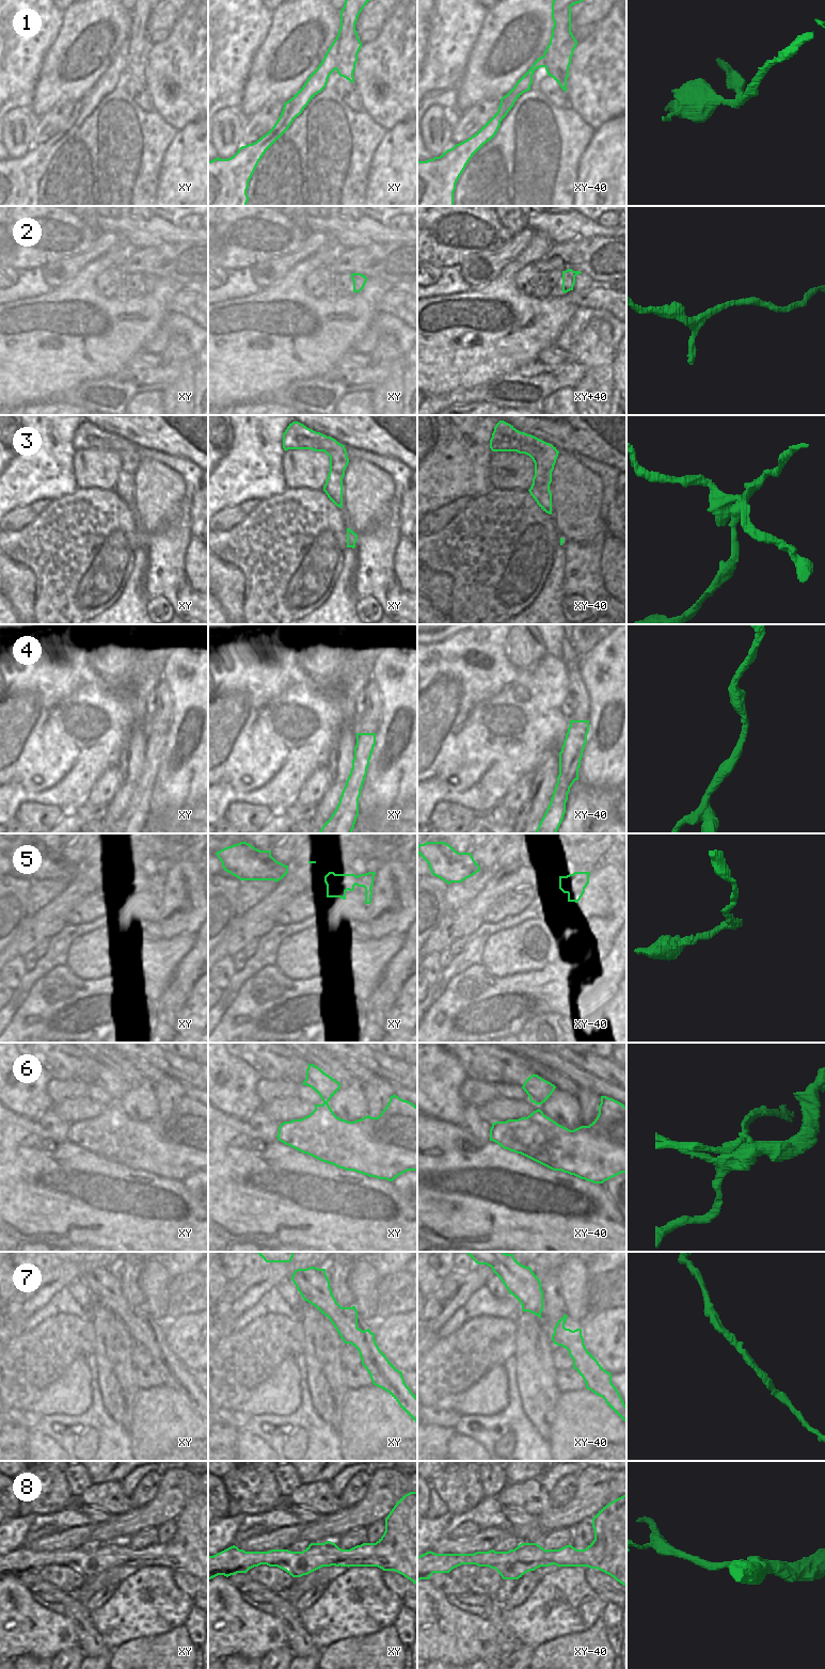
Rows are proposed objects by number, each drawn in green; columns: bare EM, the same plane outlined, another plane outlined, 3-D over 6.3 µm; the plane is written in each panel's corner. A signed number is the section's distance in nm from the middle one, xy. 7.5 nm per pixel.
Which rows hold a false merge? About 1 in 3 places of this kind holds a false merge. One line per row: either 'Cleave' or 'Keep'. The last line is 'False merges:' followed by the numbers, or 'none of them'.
1: Cleave
2: Keep
3: Cleave
4: Keep
5: Cleave
6: Cleave
7: Keep
8: Keep
False merges: 1, 3, 5, 6.

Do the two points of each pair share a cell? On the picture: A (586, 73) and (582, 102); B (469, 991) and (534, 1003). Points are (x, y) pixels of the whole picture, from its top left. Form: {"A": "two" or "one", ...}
{"A": "one", "B": "one"}

